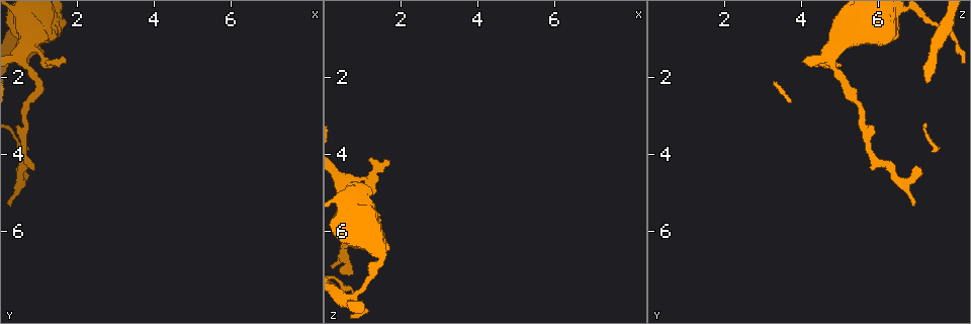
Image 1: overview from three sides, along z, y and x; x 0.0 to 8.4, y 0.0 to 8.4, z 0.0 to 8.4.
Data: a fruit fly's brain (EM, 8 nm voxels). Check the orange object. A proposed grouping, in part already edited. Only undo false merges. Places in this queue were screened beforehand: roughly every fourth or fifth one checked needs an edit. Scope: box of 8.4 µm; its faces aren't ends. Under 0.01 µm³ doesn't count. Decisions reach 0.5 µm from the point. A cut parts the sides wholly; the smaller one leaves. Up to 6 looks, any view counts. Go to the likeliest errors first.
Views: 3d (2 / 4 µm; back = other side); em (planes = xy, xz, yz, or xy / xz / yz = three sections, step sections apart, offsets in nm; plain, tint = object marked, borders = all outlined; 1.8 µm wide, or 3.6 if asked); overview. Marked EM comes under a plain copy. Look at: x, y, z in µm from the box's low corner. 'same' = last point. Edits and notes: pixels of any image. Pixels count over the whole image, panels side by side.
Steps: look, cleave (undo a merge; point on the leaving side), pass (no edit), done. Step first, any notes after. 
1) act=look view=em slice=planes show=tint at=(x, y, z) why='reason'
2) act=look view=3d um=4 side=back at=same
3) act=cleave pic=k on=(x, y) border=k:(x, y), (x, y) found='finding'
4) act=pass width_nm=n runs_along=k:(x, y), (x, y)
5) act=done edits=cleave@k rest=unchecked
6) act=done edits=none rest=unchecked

act=look view=em slice=planes show=tint at=(0.65, 0.70, 7.70) why='sharp bend'

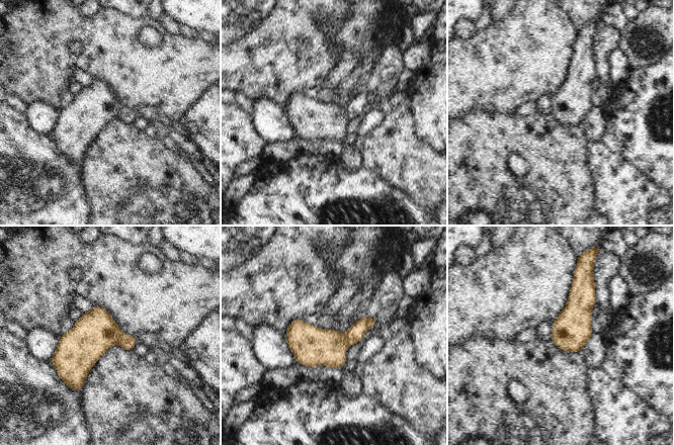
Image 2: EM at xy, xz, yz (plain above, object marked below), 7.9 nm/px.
act=cleave pic=2 on=(315, 347) width_nm=300 found='a second neuron is stuck on'

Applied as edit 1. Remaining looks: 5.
act=look view=overview

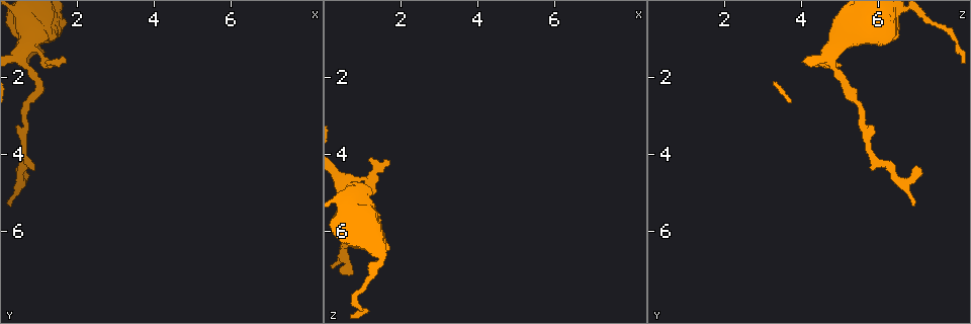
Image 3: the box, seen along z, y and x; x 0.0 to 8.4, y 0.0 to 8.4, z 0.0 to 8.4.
act=look view=em slice=planes show=tint at=(0.65, 1.15, 4.80) why='abrupt turn'

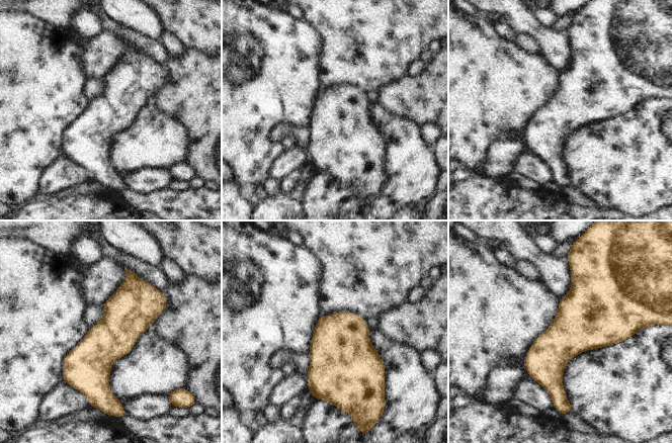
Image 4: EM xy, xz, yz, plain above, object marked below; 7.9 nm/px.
act=pass width_nm=360 found='one neuron here'

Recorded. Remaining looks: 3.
act=look view=em slice=xy step=4 show=borders at=(0.50, 4.75, 6.65)

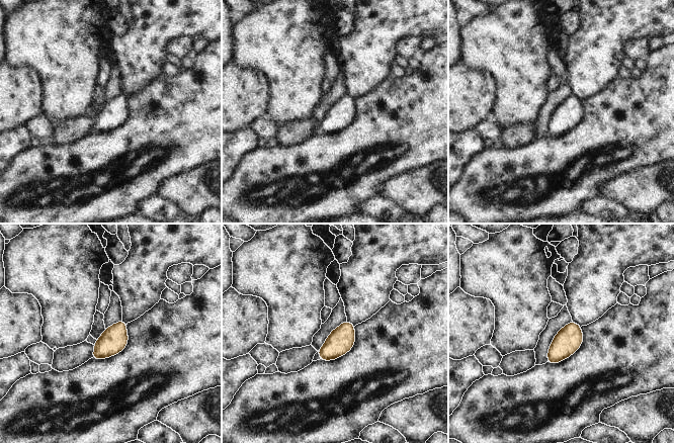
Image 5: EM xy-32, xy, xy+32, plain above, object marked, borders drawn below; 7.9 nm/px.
act=pass width_nm=220 found='all the same neuron'

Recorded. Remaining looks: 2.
act=done edits=cleave@2 rest=unchecked

